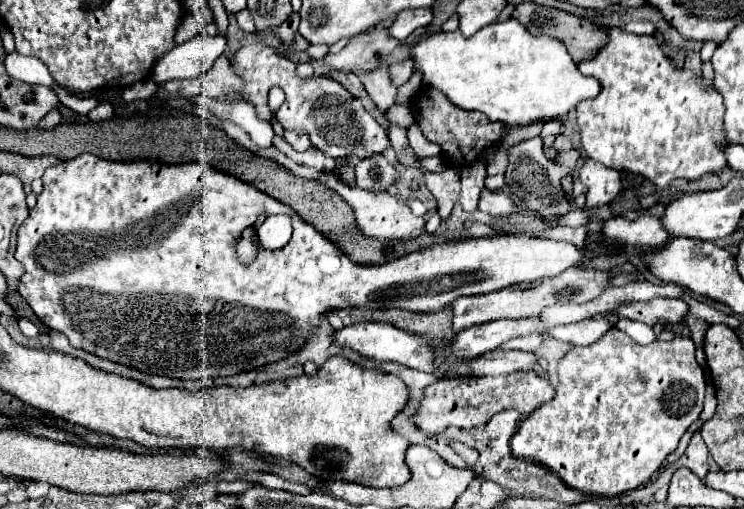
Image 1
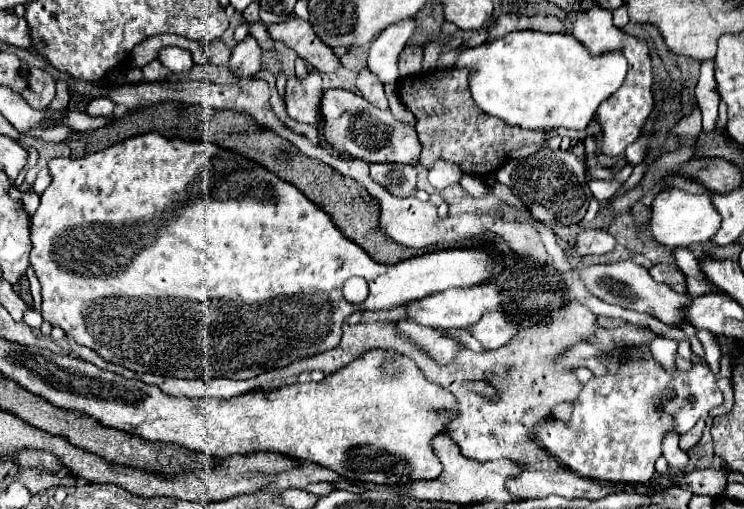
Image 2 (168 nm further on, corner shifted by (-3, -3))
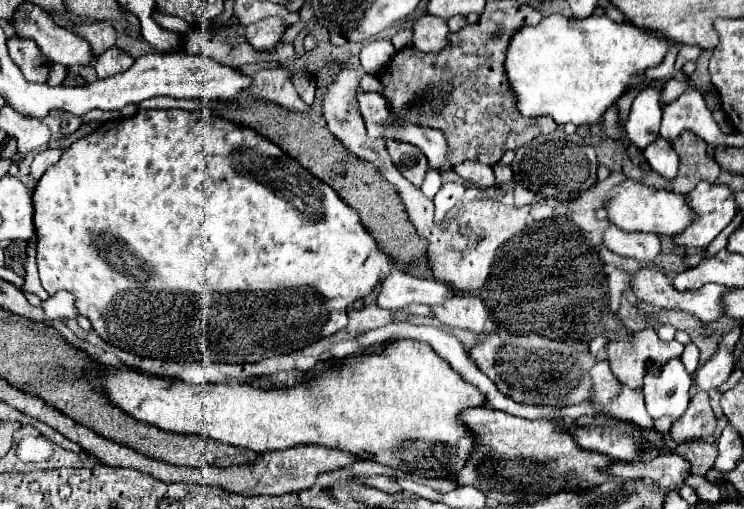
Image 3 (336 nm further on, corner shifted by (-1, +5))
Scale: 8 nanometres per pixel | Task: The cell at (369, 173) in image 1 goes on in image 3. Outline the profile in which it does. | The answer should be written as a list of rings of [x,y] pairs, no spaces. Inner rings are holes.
[[[395,139],[387,141],[387,151],[393,157],[393,163],[397,163],[397,169],[413,183],[413,185],[421,185],[423,177],[429,169],[429,163],[423,155],[423,151],[411,143],[401,143]]]

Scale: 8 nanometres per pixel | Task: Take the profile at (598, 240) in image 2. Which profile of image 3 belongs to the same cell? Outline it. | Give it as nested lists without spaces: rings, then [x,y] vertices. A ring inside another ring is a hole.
[[[609,227],[603,235],[603,245],[607,249],[611,249],[613,253],[625,255],[625,257],[633,257],[641,263],[651,263],[659,251],[661,251],[661,243],[657,235],[649,235],[649,233],[625,233],[617,227]]]

